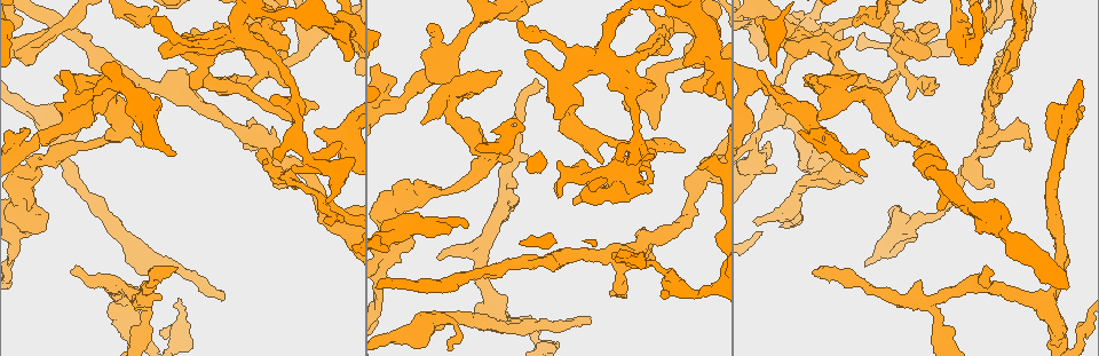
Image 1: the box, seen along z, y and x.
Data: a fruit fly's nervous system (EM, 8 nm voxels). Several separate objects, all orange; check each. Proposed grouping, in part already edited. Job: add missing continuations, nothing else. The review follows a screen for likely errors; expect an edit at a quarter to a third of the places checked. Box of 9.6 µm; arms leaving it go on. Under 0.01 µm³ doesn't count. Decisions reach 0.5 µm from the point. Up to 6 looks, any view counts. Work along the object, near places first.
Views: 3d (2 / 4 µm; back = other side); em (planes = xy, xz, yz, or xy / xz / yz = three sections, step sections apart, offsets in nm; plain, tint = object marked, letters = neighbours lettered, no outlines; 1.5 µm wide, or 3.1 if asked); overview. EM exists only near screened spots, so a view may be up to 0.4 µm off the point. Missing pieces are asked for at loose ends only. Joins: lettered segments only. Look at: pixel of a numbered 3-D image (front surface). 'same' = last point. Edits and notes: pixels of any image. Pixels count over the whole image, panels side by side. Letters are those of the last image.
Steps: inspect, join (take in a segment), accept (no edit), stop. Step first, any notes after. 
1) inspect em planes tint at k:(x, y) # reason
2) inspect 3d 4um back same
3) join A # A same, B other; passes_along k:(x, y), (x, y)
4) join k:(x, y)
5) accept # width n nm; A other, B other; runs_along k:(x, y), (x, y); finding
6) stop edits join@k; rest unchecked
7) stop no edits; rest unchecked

inspect 3d 2um at 1:(89, 67) # branch stops here

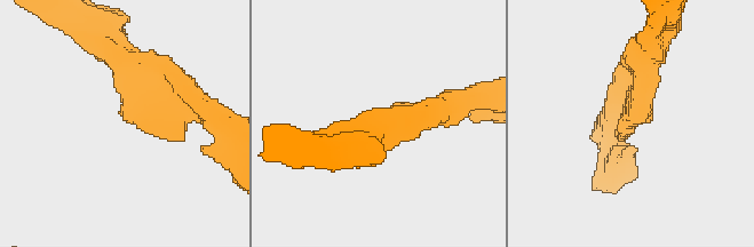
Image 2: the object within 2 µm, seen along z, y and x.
inspect em planes plain at 2:(630, 123)

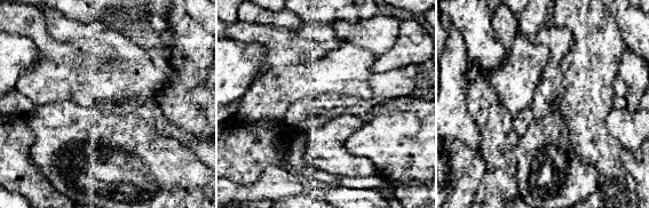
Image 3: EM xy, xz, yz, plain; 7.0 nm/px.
inspect em planes letters same

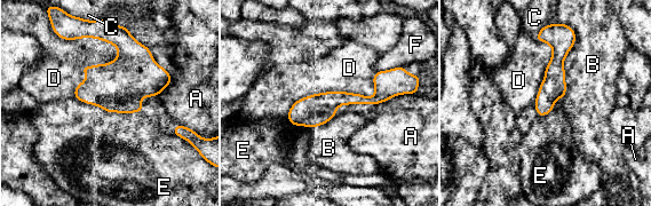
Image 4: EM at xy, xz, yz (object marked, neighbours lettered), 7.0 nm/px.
accept # A other, B other, C other, D other, E other, F other; runs_along 4:(396, 88), (291, 119); no lettered segment goes on from it

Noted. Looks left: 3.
inspect 3d 2um back at 1:(56, 76) # free end

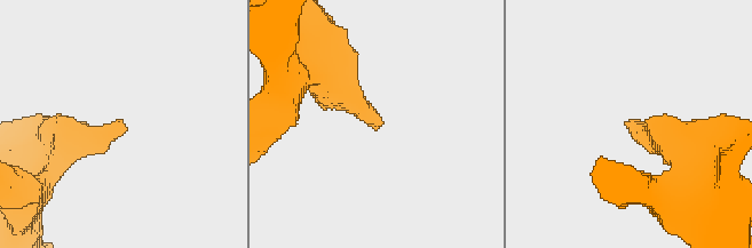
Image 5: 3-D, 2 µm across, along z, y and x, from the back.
inspect em yz step 8 letters at 5:(122, 119) # now the EM

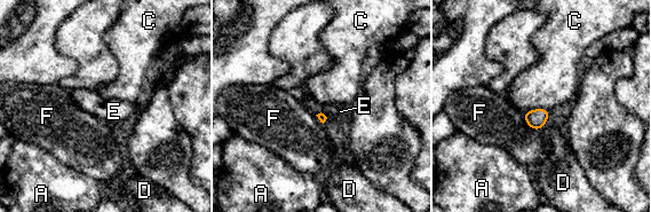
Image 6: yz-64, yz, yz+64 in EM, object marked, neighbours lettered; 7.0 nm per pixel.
inspect em planes letters same

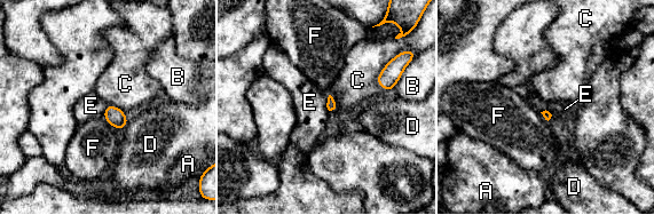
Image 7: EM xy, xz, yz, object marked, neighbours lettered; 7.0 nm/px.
accept # longest_contact C 240 nm; A other, B other, C other, D other, E other, F other; none of them fits

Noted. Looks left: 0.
stop no edits; rest unchecked

